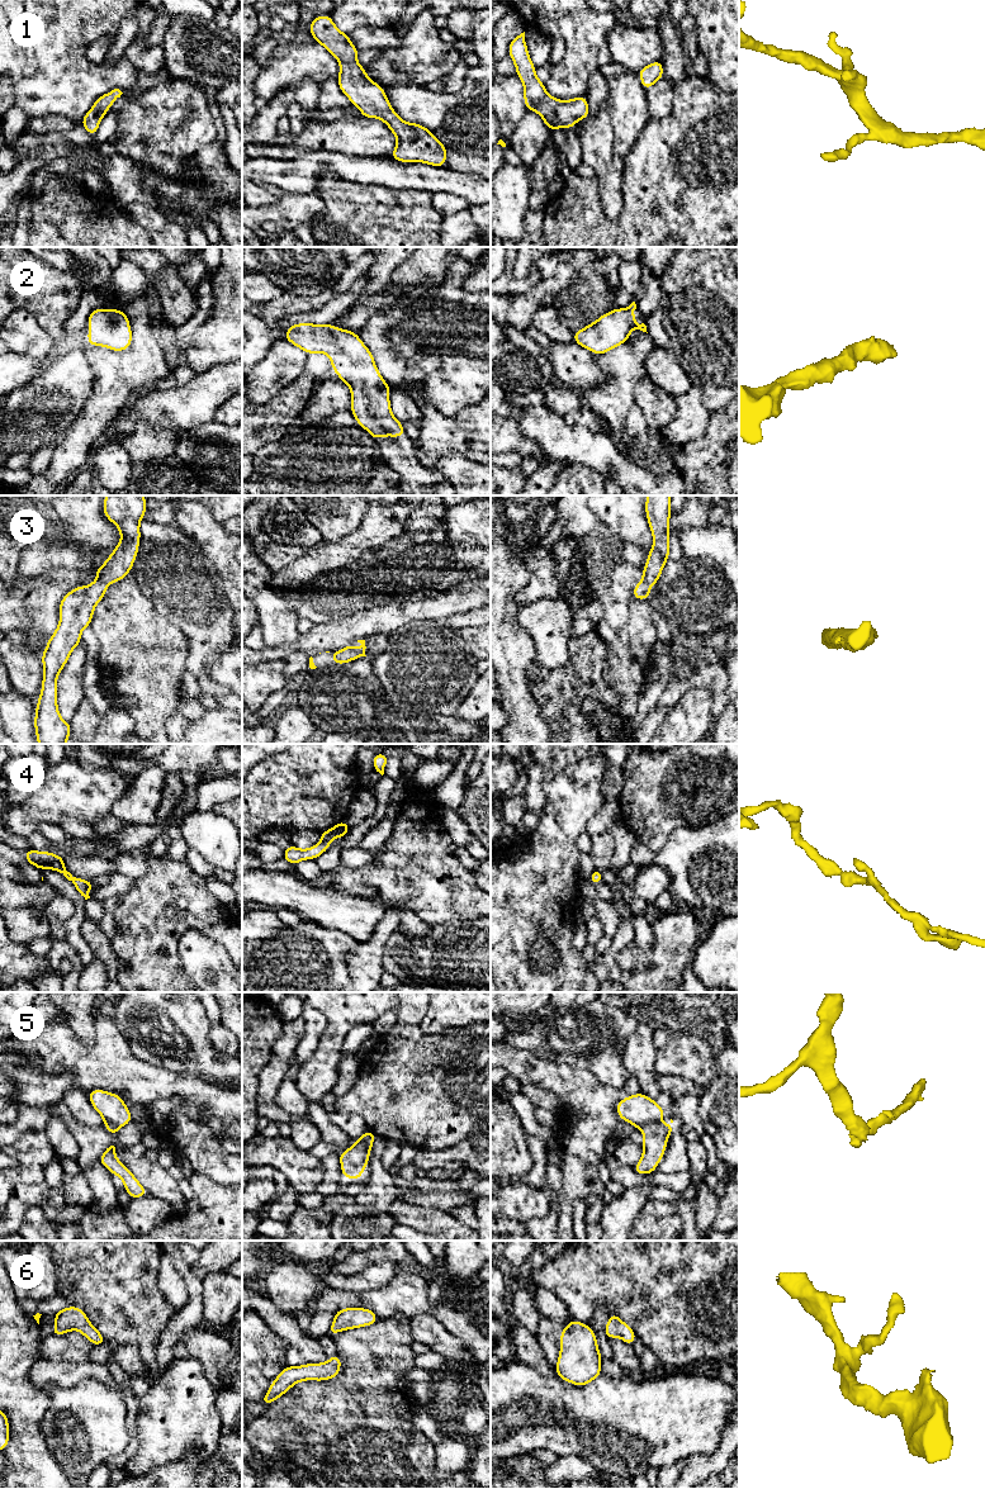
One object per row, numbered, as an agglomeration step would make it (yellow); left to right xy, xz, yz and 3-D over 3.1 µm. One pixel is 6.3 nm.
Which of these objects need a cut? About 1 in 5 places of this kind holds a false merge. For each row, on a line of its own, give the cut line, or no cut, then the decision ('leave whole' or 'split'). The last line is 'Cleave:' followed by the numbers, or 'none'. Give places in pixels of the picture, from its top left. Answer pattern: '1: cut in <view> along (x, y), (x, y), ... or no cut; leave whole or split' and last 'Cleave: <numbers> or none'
1: no cut; leave whole
2: no cut; leave whole
3: no cut; leave whole
4: no cut; leave whole
5: cut in yz along (654, 1120), (639, 1128); split
6: no cut; leave whole
Cleave: 5

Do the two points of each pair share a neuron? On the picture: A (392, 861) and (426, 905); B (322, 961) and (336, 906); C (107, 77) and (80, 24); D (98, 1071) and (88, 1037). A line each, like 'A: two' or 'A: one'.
A: one
B: two
C: one
D: two

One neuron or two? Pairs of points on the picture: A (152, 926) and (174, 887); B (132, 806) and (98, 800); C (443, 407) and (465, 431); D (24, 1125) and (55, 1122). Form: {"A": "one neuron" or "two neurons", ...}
{"A": "one neuron", "B": "two neurons", "C": "two neurons", "D": "two neurons"}

